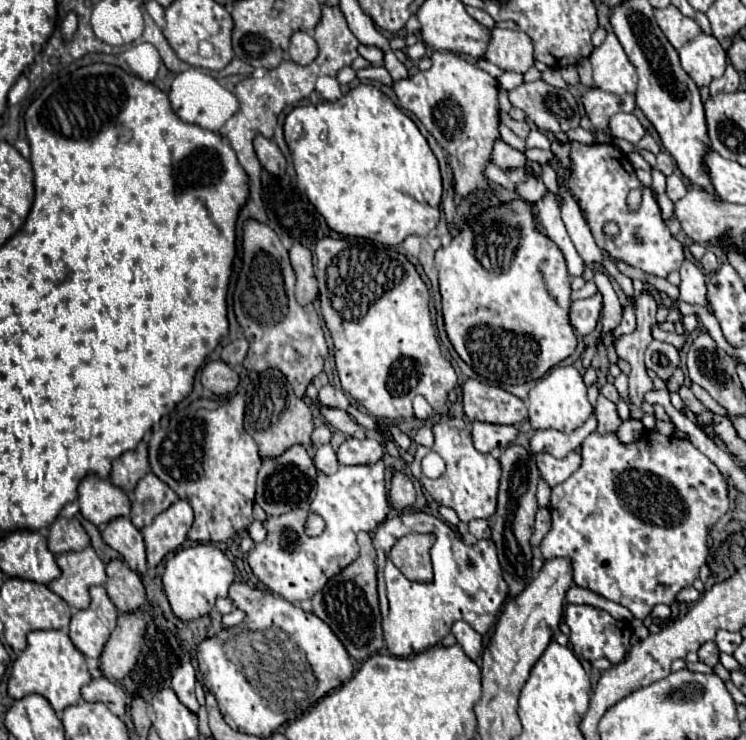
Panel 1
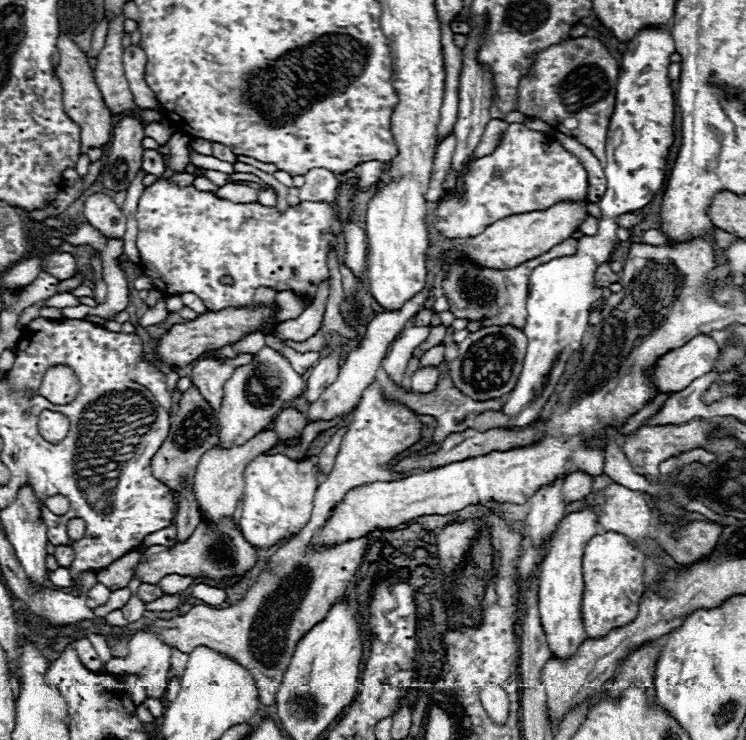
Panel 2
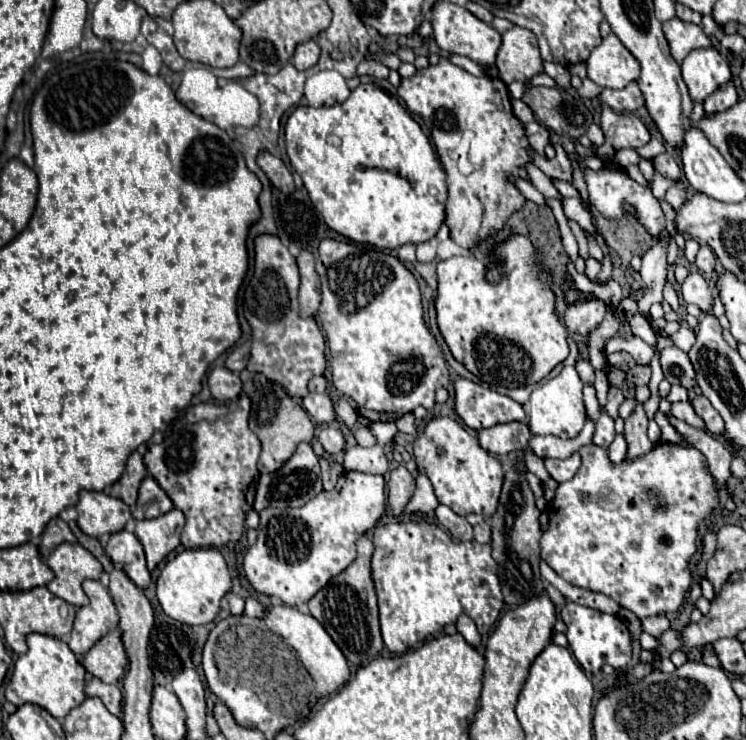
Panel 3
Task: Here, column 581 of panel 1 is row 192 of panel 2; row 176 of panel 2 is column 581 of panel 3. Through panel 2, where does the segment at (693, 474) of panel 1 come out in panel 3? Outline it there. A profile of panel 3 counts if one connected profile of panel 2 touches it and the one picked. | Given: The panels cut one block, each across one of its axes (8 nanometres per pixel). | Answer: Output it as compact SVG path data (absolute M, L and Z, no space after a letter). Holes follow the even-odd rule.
M658 442L642 458L632 458L632 460L624 458L620 464L612 464L612 460L608 456L608 448L588 444L588 446L582 446L578 452L582 456L582 466L578 468L578 472L574 474L572 480L558 484L556 494L554 494L554 498L550 502L550 528L542 534L542 540L540 540L542 560L546 560L548 566L554 568L556 574L562 576L566 582L576 584L580 588L594 590L594 592L602 592L602 594L614 598L614 602L618 602L622 608L634 612L638 618L676 612L682 606L684 596L686 596L686 592L690 590L690 584L692 584L690 560L698 552L698 528L718 508L718 502L720 502L716 480L714 480L714 476L708 470L708 462L706 462L704 454L700 450L696 450L696 448L686 448L686 446L680 446L680 444Z

